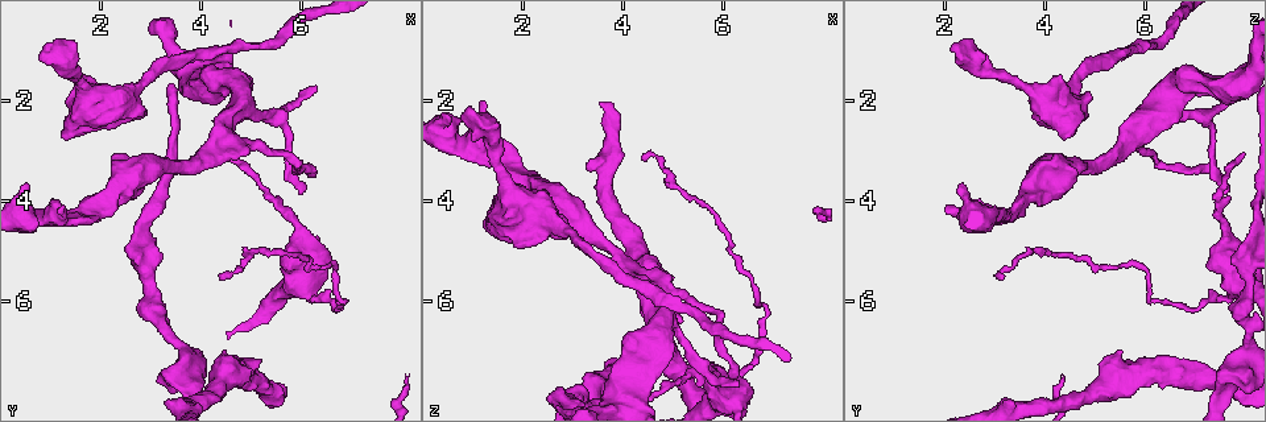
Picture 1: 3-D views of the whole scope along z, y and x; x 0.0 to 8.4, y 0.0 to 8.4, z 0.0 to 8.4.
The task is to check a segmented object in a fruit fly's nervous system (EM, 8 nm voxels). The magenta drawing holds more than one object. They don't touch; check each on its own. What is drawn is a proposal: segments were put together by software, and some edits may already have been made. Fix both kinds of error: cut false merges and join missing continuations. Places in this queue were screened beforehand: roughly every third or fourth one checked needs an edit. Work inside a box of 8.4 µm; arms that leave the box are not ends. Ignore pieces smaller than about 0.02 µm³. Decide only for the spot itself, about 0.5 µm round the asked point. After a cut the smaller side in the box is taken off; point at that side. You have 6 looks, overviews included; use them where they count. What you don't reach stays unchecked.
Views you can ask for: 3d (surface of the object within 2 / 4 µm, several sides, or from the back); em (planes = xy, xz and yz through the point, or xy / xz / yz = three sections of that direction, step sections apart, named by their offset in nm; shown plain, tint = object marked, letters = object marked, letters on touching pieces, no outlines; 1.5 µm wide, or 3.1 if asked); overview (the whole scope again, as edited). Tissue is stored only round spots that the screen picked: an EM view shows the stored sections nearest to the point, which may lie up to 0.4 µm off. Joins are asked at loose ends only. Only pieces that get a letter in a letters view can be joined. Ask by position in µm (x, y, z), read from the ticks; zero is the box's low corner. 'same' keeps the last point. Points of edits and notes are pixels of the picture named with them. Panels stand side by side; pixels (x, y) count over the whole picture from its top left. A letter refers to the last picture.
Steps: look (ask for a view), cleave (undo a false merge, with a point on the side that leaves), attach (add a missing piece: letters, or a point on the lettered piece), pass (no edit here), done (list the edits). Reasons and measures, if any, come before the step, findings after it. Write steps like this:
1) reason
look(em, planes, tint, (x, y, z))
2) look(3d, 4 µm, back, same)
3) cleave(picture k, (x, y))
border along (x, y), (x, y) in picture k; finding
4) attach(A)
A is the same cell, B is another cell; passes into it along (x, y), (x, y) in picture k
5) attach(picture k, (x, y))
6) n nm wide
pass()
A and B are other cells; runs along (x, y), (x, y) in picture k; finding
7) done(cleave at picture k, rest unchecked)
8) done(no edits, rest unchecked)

thin end
look(3d, 2 µm, back, (6.25, 1.75, 7.65))

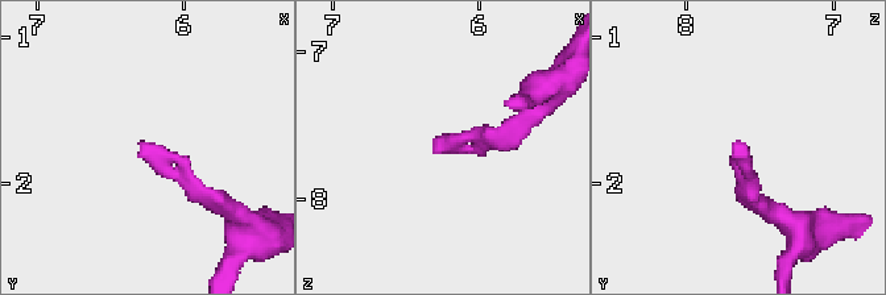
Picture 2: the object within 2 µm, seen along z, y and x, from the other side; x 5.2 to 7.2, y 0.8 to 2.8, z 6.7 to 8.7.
shape alone is not enough
look(em, yz, step 4, tint, (6.26, 1.70, 7.64))

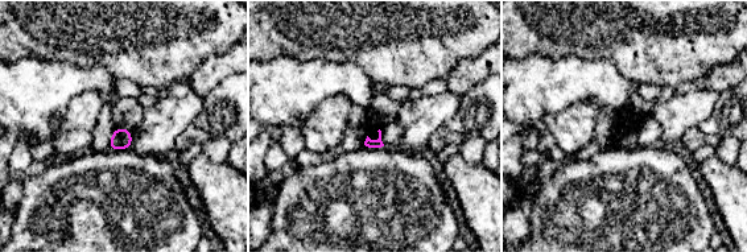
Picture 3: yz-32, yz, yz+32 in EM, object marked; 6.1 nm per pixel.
look(em, xz, step 4, letters, same)

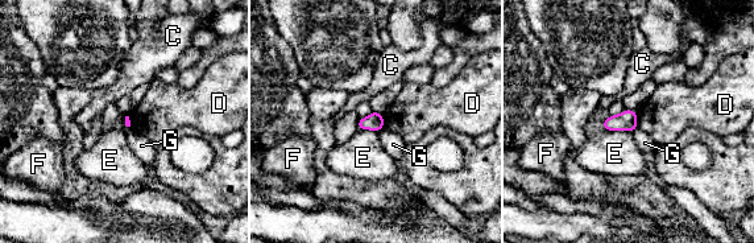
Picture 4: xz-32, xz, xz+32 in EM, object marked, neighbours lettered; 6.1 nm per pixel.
pass()
C, D, E, F and G are other cells; border along (638, 112), (637, 127) in picture 4; no lettered piece goes on from it

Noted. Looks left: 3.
an open end
look(em, 3.1 µm, xz, step 8, tint, (1.90, 1.80, 4.85))

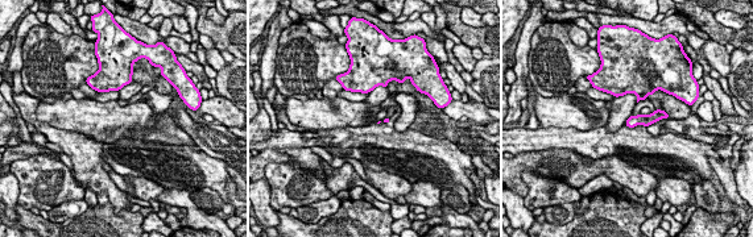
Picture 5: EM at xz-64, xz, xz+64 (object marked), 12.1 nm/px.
look(em, 3.1 µm, planes, letters, same)

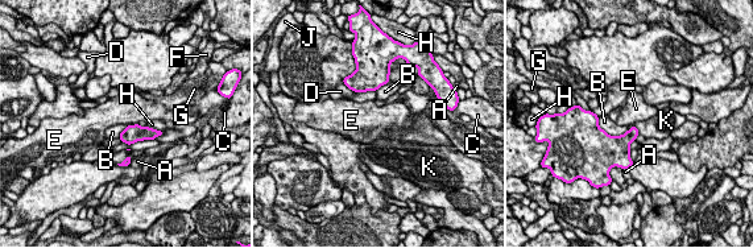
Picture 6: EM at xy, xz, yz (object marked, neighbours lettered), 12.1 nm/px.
pass()
A, B, C, D, E, F, G, H, J and K are other cells; no lettered piece goes on from it

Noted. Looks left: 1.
done(no edits, rest unchecked)

